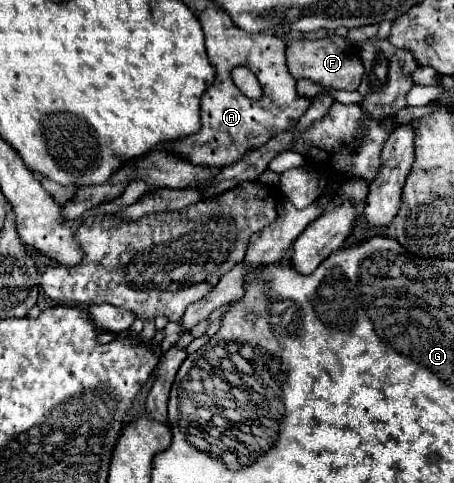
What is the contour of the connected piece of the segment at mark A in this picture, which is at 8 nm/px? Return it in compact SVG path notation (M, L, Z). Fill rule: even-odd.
M203 24L202 29L205 32L205 47L208 59L215 68L215 82L205 90L205 94L201 98L201 130L195 136L185 136L185 138L173 140L171 150L177 156L183 156L183 160L187 160L191 164L221 168L225 164L231 164L231 162L239 160L247 150L263 146L273 134L293 128L295 122L307 112L309 98L301 98L295 92L295 78L287 72L287 66L285 66L285 42L279 40L277 36L271 36L271 34L265 34L265 32L249 34L249 32L245 32L237 26L227 26L227 24L225 26L223 24ZM235 64L237 66L247 66L257 76L259 84L263 86L261 100L247 98L233 84L231 70L233 70Z

